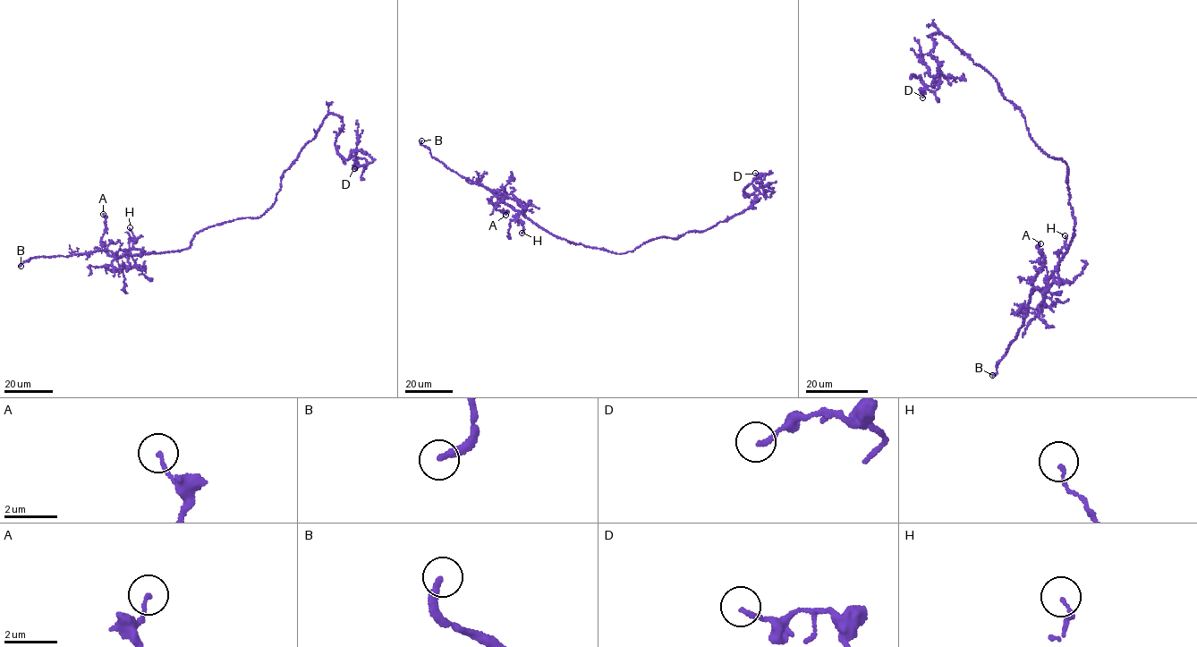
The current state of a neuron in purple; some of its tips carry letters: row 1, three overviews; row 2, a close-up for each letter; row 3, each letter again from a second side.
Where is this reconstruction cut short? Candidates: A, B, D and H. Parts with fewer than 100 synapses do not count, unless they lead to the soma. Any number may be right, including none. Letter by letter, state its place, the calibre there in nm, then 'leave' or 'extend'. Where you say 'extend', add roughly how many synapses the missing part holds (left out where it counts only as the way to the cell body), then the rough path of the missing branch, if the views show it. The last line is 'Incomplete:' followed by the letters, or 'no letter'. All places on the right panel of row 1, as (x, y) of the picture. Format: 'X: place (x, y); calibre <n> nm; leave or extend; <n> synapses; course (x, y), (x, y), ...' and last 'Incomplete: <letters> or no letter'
A: place (1040, 243); calibre 130 nm; leave
B: place (992, 375); calibre 260 nm; extend; course (992, 375), (990, 380), (1001, 381), (1013, 391)
D: place (922, 97); calibre 170 nm; leave
H: place (1065, 235); calibre 110 nm; leave
Incomplete: B

